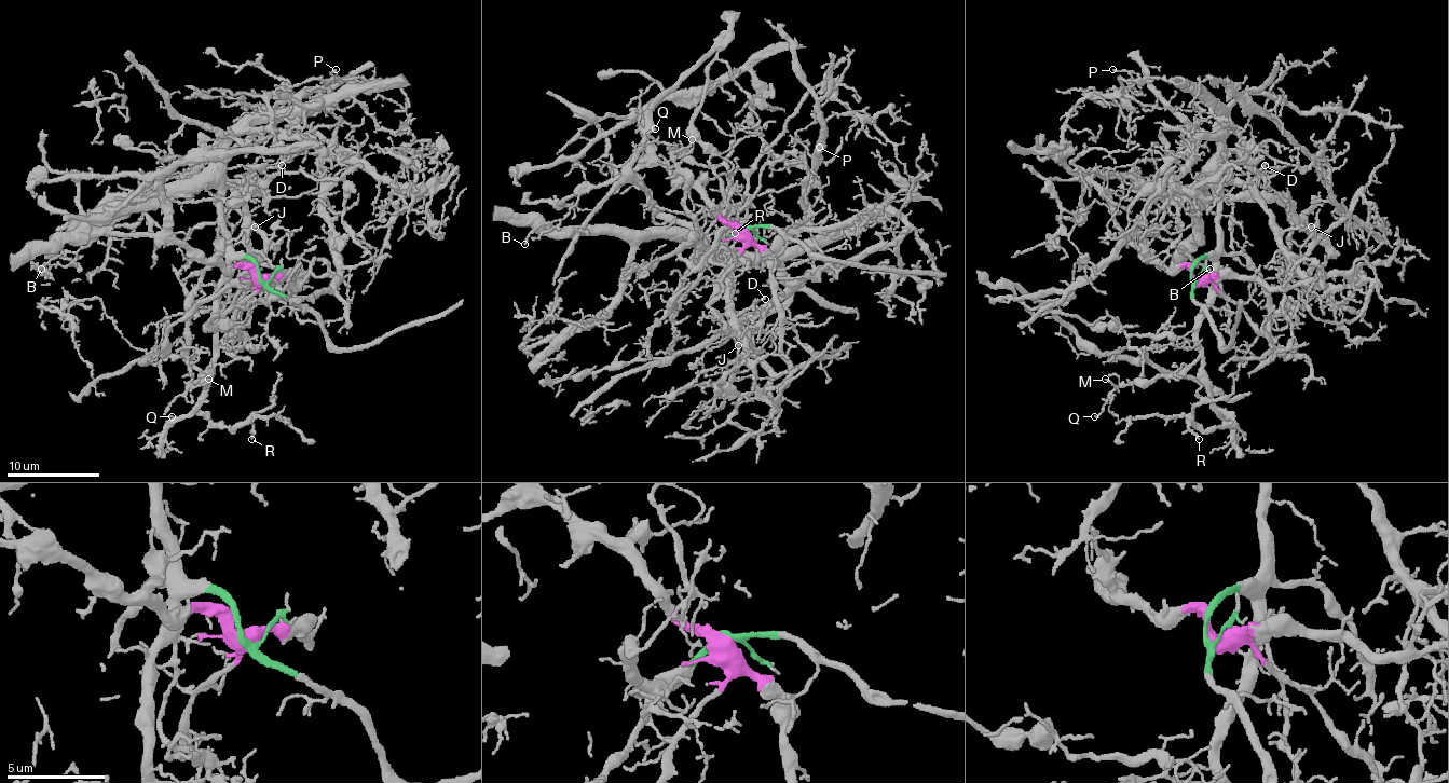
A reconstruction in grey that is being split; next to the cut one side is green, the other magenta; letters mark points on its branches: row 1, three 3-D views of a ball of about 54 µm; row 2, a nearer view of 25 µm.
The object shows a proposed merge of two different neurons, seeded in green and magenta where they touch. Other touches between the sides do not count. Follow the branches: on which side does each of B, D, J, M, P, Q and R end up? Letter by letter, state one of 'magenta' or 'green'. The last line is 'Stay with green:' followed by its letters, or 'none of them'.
B: green
D: green
J: green
M: green
P: magenta
Q: green
R: green
Stay with green: B, D, J, M, Q, R

